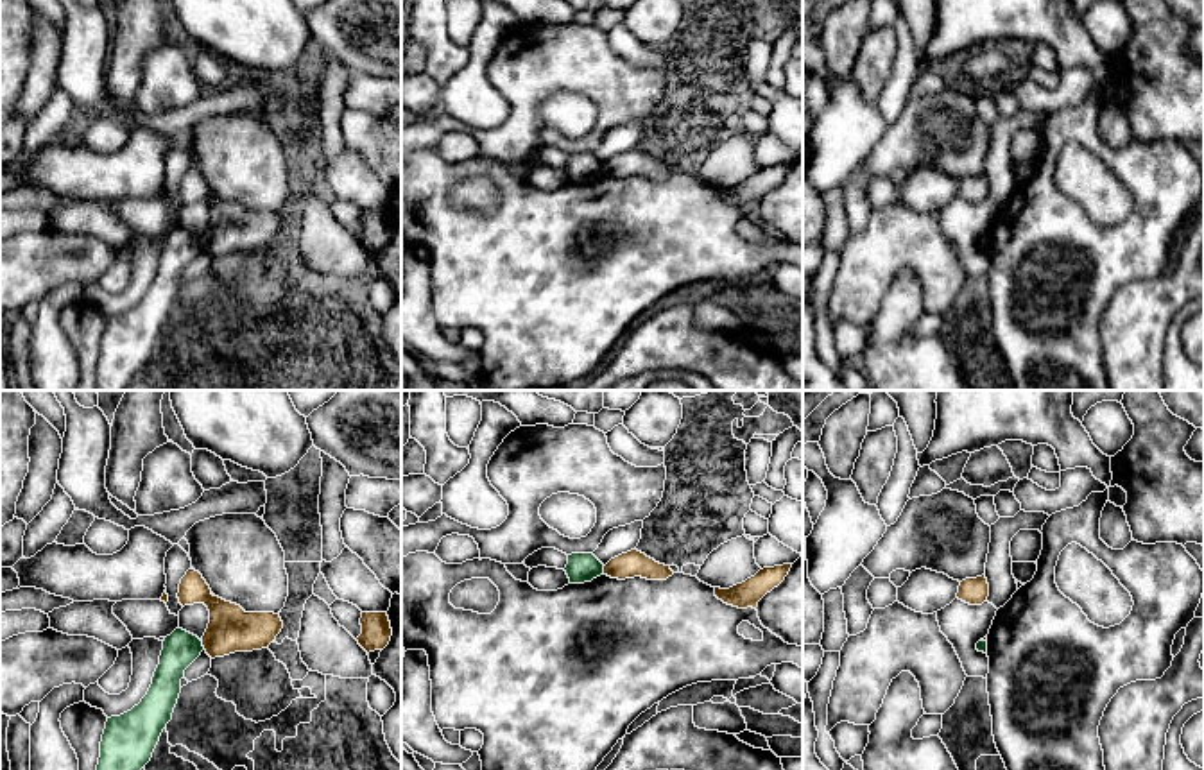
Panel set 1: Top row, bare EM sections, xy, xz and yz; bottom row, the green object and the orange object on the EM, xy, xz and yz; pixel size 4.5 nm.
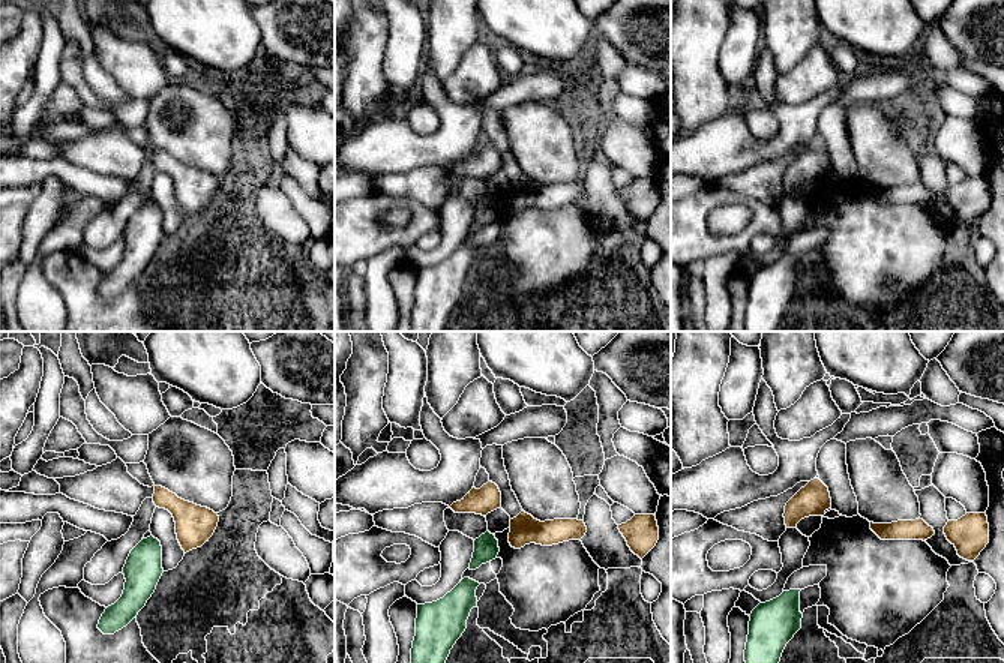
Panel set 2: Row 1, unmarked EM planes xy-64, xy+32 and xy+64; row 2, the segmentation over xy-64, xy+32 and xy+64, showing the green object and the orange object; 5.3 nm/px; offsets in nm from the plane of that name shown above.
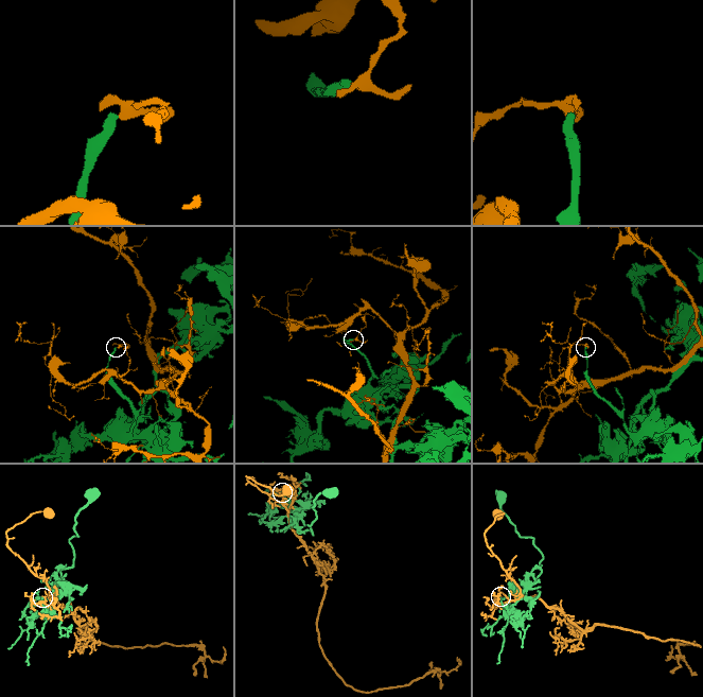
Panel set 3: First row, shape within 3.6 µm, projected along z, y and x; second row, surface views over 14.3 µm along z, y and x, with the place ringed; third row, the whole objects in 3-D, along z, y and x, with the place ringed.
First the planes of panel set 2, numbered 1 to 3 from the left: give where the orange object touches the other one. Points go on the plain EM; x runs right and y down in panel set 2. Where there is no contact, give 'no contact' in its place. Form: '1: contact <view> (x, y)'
1: no contact
2: no contact
3: no contact

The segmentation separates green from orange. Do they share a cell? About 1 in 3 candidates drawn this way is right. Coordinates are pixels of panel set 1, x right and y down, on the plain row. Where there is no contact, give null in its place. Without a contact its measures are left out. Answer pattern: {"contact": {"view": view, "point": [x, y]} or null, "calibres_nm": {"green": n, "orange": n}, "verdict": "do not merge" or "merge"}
{"contact": {"view": "xy", "point": [201, 244]}, "calibres_nm": {"green": 160, "orange": 200}, "verdict": "do not merge"}

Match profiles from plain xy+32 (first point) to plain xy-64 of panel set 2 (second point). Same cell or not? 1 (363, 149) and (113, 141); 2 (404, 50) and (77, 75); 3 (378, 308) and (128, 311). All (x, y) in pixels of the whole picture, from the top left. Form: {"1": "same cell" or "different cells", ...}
{"1": "same cell", "2": "same cell", "3": "different cells"}

